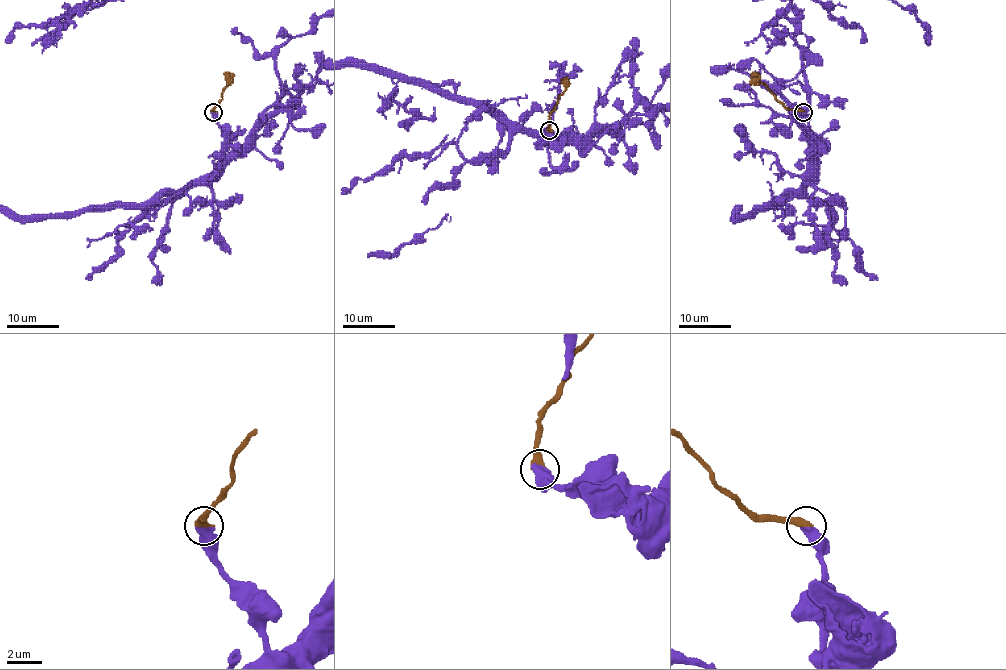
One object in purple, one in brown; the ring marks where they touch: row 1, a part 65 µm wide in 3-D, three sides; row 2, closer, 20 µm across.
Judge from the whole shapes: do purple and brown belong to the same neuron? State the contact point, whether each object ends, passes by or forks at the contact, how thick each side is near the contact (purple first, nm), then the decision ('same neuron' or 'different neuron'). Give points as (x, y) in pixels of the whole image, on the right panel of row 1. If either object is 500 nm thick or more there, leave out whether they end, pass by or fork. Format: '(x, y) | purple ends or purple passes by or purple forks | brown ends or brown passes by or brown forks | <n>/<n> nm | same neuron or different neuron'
(803, 112) | 600/550 nm | same neuron

